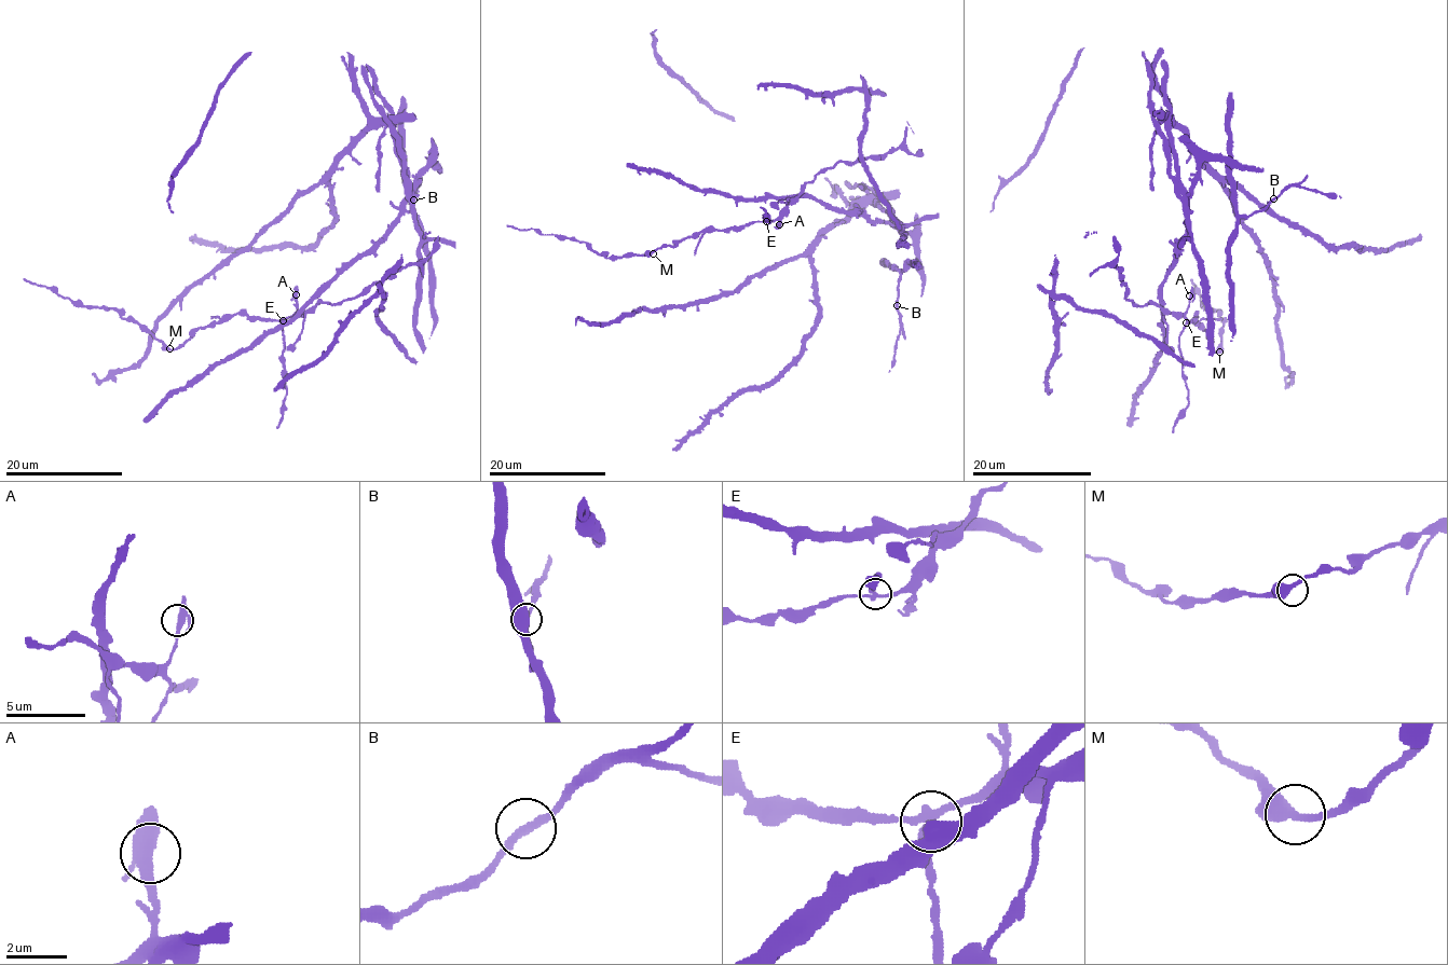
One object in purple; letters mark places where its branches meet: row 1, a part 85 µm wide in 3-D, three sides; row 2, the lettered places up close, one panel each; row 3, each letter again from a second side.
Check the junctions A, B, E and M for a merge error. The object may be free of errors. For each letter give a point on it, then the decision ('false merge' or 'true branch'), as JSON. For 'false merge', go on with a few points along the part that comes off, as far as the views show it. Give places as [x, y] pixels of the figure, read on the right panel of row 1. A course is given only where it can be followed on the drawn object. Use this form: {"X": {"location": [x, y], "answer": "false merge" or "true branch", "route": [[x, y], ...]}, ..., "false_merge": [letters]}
{"A": {"location": [1189, 295], "answer": "true branch"}, "B": {"location": [1273, 198], "answer": "true branch"}, "E": {"location": [1186, 322], "answer": "false merge", "route": [[1186, 322], [1179, 336], [1179, 352], [1188, 402], [1172, 432]]}, "M": {"location": [1219, 352], "answer": "true branch"}, "false_merge": ["E"]}

